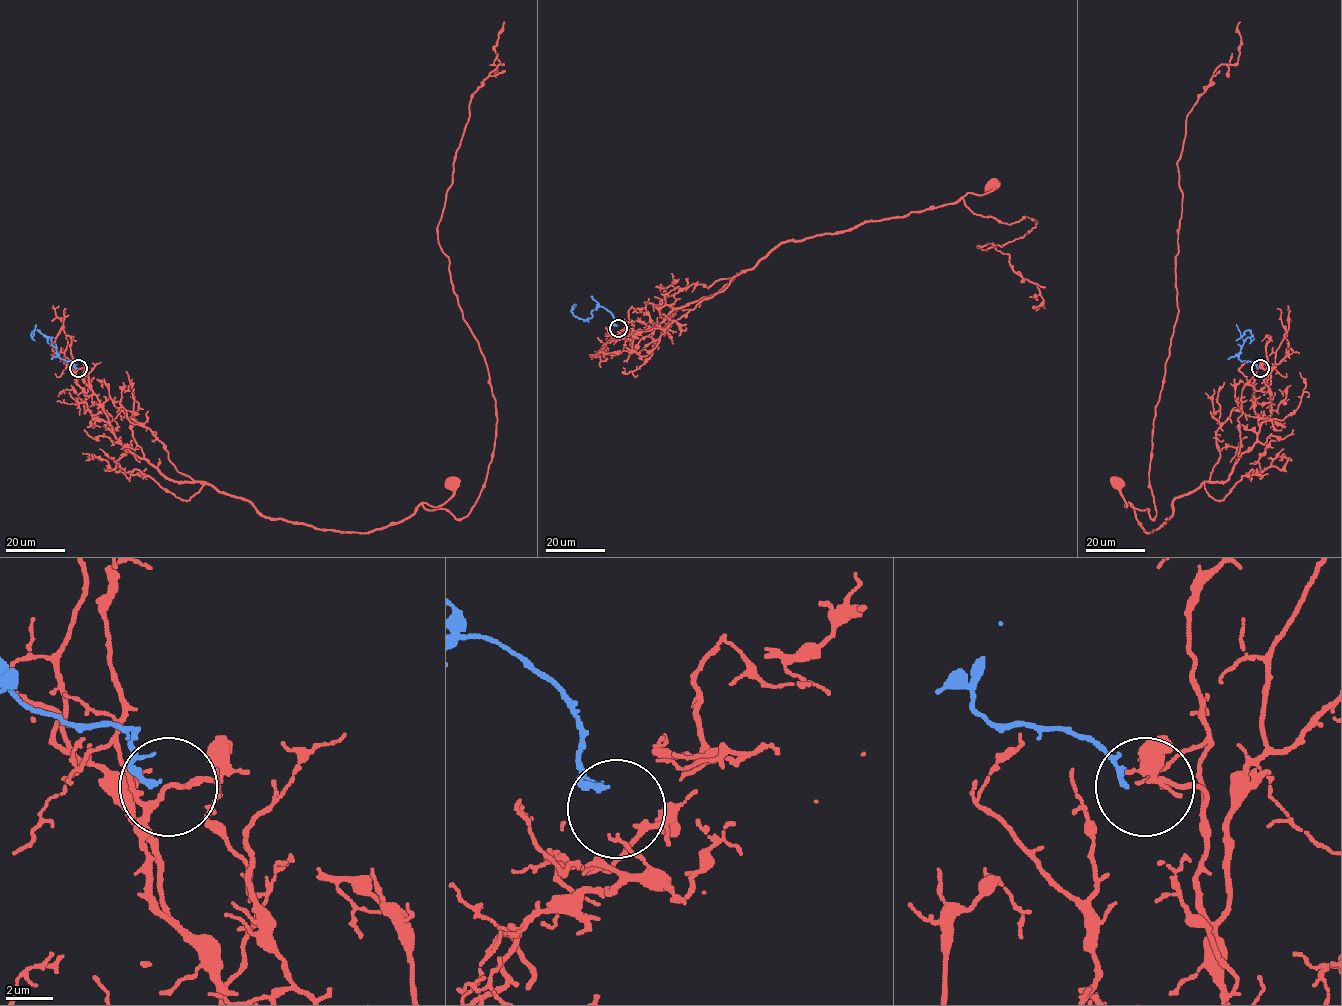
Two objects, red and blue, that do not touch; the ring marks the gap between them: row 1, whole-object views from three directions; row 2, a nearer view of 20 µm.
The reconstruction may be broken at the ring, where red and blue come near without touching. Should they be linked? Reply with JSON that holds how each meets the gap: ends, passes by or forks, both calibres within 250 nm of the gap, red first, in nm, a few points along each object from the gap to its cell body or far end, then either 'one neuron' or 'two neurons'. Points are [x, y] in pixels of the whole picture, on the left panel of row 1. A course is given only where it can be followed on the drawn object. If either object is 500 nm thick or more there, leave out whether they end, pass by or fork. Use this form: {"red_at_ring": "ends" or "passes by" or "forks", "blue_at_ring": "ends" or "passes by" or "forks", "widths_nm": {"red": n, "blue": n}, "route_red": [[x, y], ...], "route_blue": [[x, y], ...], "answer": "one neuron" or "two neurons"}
{"red_at_ring": "passes by", "blue_at_ring": "ends", "widths_nm": {"red": 240, "blue": 280}, "route_red": [[80, 368], [87, 409], [128, 451], [268, 517], [369, 533], [422, 503], [443, 505], [452, 482]], "route_blue": [[77, 368], [73, 361], [61, 359], [51, 343], [52, 337], [45, 337], [35, 330], [31, 335], [36, 324]], "answer": "two neurons"}

